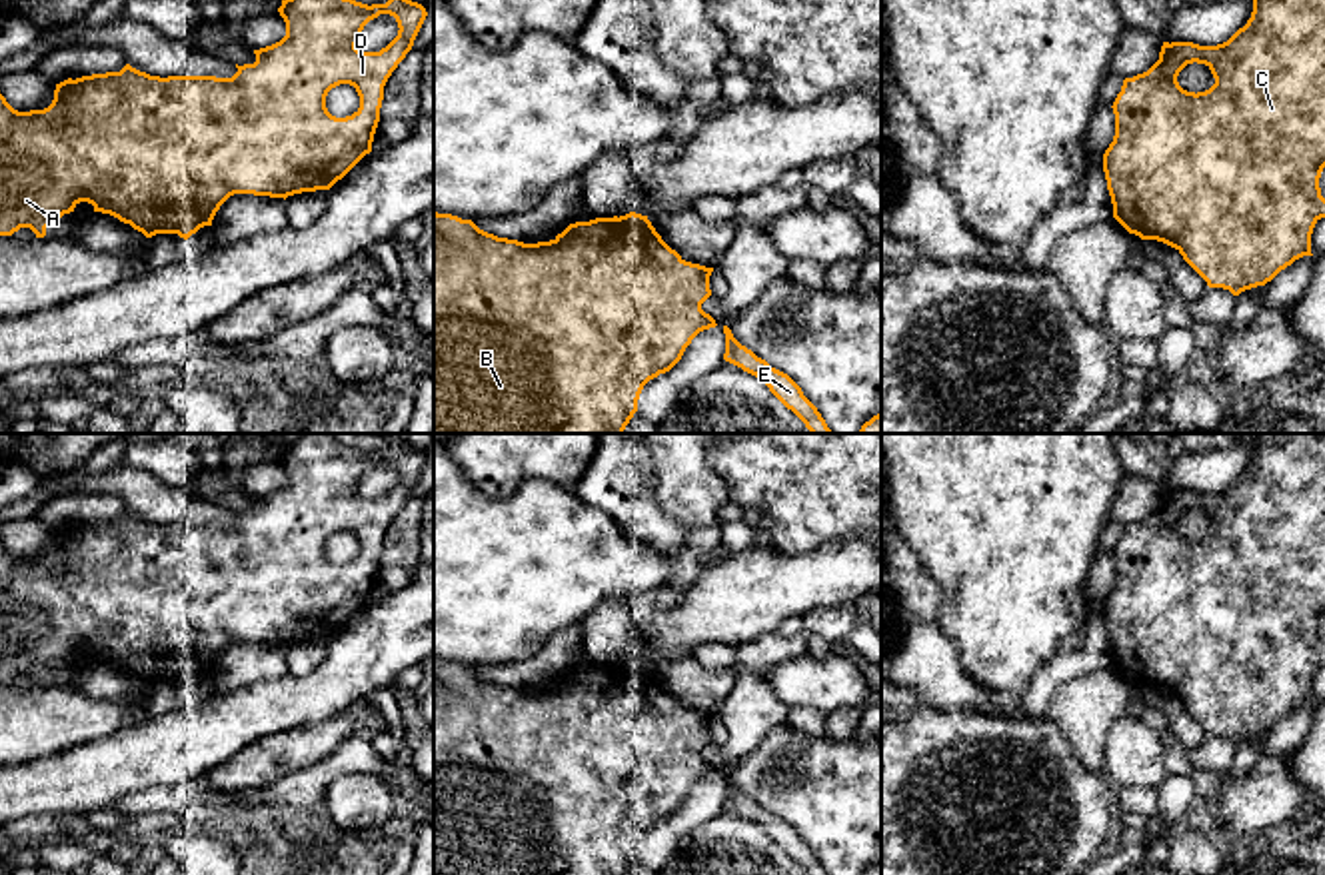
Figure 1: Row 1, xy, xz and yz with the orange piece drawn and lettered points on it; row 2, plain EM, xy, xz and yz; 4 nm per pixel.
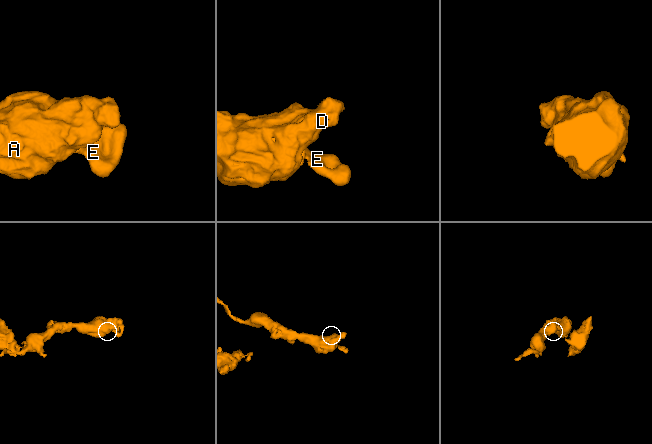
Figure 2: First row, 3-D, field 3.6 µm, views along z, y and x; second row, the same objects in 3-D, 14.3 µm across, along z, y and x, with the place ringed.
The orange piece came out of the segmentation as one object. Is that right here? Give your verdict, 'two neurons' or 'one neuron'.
one neuron

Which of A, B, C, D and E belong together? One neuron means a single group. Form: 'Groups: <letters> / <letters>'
Groups: A B C D E

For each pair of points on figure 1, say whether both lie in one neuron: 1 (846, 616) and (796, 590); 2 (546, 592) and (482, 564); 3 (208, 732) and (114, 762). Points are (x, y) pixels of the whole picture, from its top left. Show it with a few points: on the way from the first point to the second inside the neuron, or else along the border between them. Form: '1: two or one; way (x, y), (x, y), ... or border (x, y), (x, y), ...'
1: two; border (842, 602), (802, 616)
2: one; way (530, 576), (526, 572), (498, 572)
3: one; way (184, 744), (138, 758)

